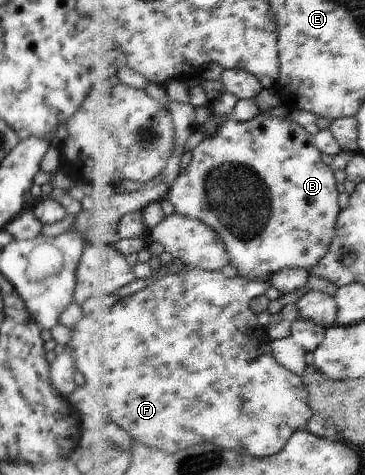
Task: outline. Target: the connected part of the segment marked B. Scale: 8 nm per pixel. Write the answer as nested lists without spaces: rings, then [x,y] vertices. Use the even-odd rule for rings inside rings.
[[[260,113],[254,119],[247,122],[239,120],[229,120],[225,122],[221,132],[213,138],[206,138],[200,145],[198,145],[192,152],[193,159],[185,172],[182,172],[174,181],[170,192],[167,194],[167,199],[171,202],[177,213],[184,214],[203,220],[209,224],[219,235],[225,240],[229,254],[231,254],[231,265],[239,272],[238,276],[244,278],[251,278],[251,280],[263,280],[263,282],[270,282],[277,272],[281,272],[285,268],[307,268],[313,271],[317,264],[329,254],[331,244],[335,241],[336,231],[338,228],[338,220],[341,215],[341,208],[339,207],[339,188],[337,188],[336,171],[333,166],[329,166],[323,162],[323,152],[317,146],[315,136],[307,132],[307,128],[303,128],[301,124],[289,120],[289,118],[279,118],[279,116],[265,116]]]

